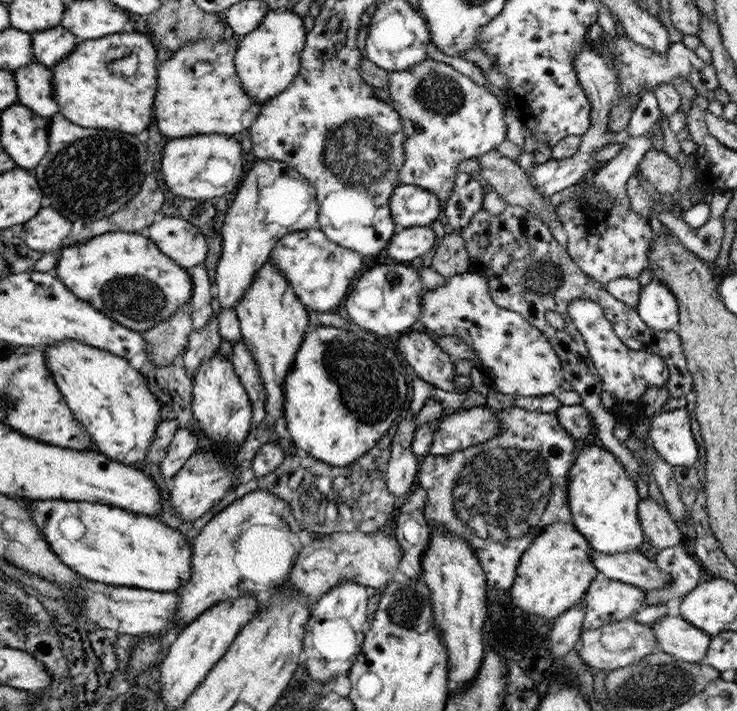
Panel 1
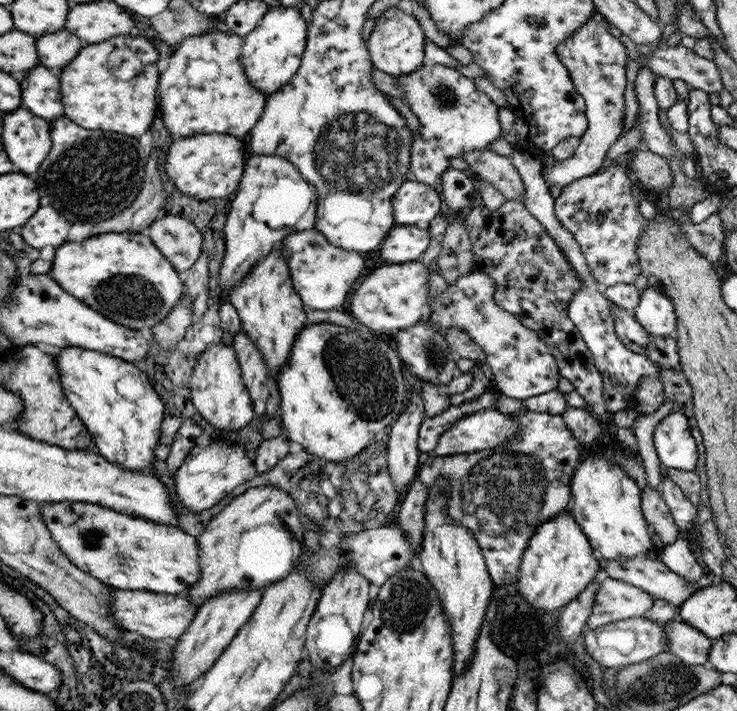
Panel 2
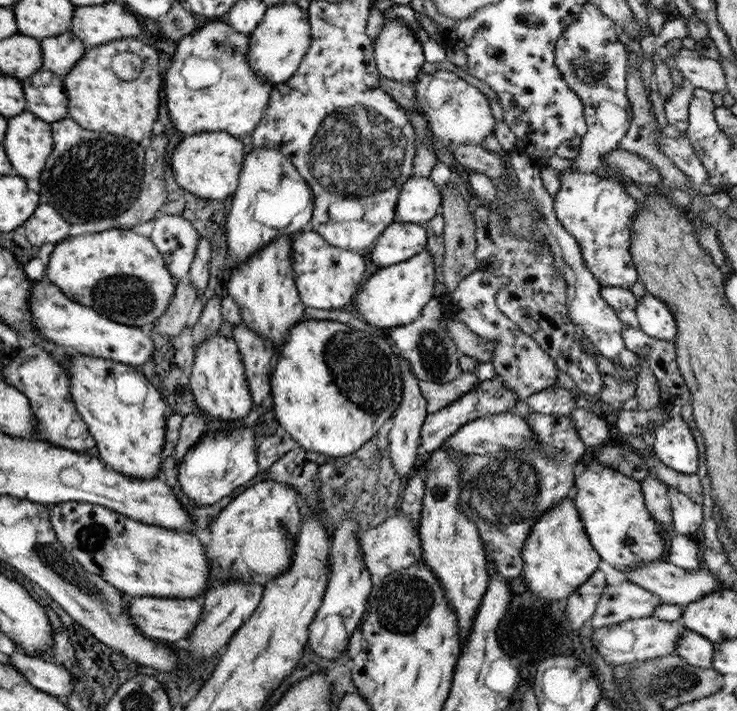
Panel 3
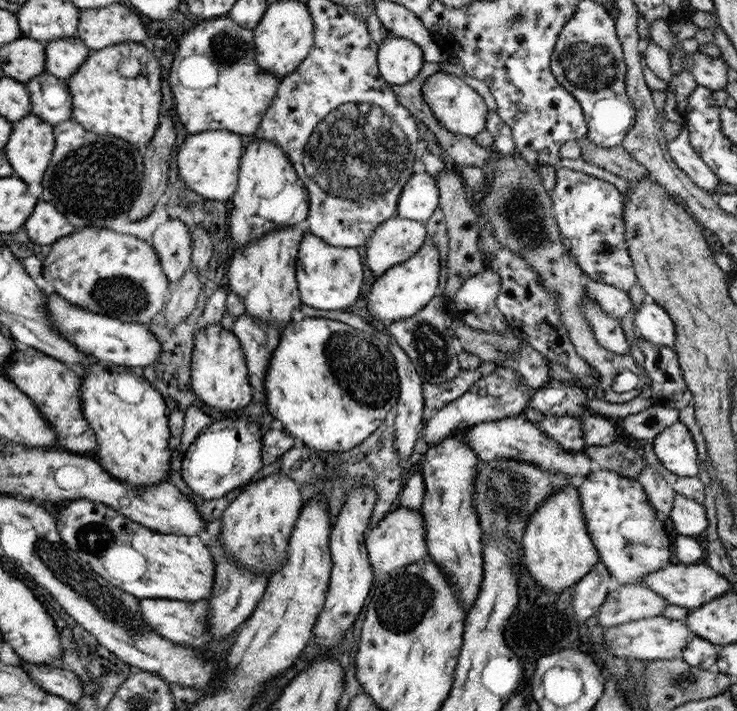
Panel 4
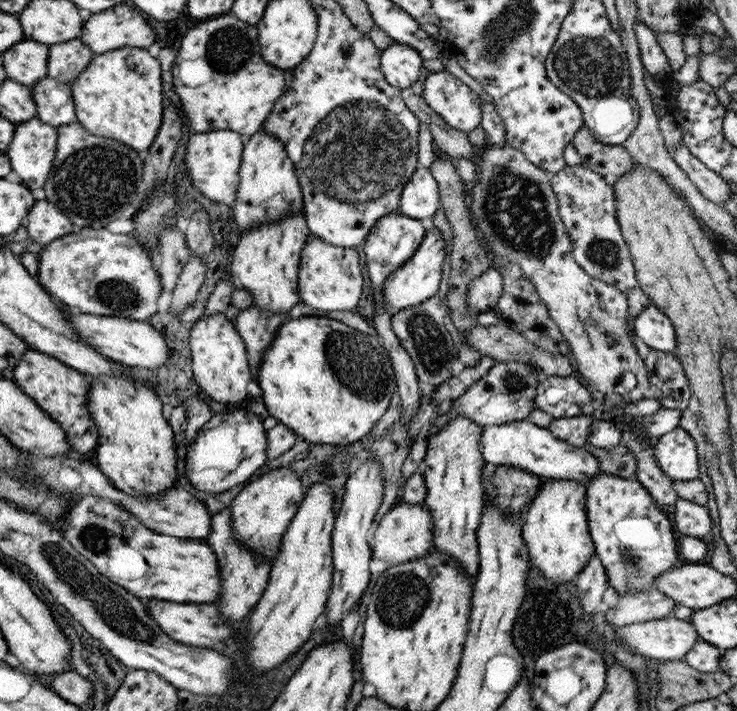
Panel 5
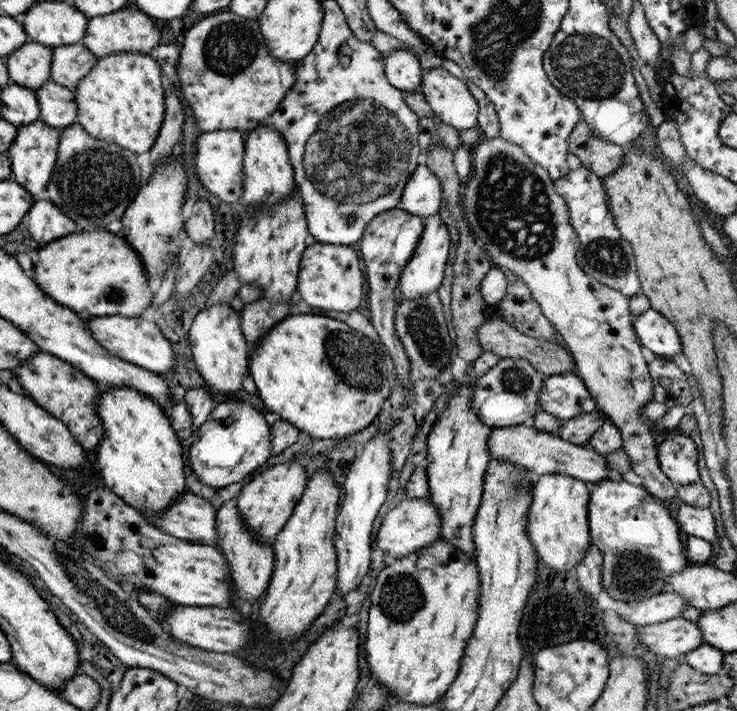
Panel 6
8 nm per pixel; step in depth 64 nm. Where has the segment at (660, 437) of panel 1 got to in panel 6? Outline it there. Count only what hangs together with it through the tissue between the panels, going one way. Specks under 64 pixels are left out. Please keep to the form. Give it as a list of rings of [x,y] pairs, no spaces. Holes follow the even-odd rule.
[[[676,430],[667,432],[658,444],[662,473],[676,485],[700,482],[698,449],[694,439]]]

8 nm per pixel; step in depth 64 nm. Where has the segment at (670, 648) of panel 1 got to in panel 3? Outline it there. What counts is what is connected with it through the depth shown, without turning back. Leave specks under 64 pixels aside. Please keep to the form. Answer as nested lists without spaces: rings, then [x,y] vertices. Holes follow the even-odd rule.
[[[684,629],[678,637],[678,656],[692,666],[712,668],[715,643],[690,629]]]

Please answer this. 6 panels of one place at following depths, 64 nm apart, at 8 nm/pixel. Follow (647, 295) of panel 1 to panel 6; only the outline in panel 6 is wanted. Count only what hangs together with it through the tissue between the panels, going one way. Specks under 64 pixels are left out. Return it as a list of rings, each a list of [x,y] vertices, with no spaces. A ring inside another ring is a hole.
[[[648,309],[633,321],[635,337],[656,356],[680,356],[680,338],[674,325],[656,309]]]

